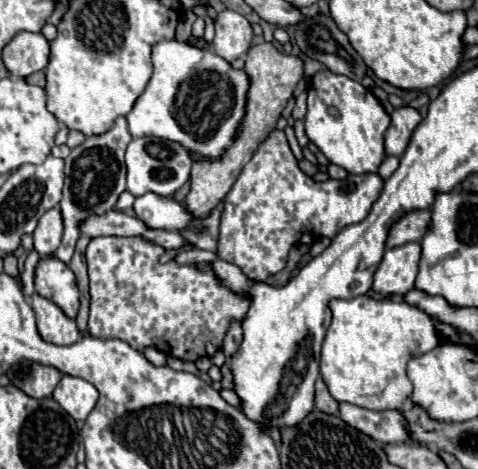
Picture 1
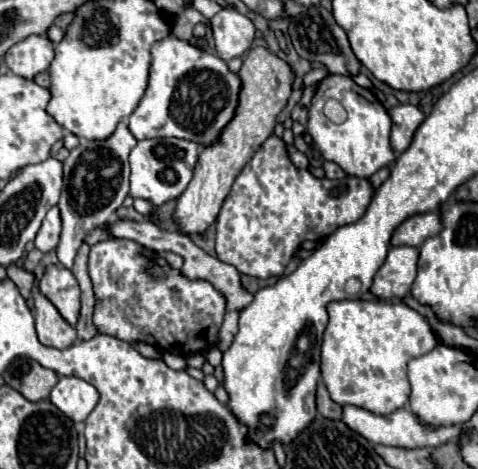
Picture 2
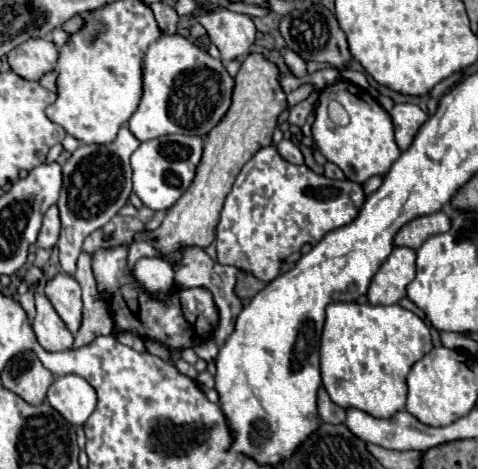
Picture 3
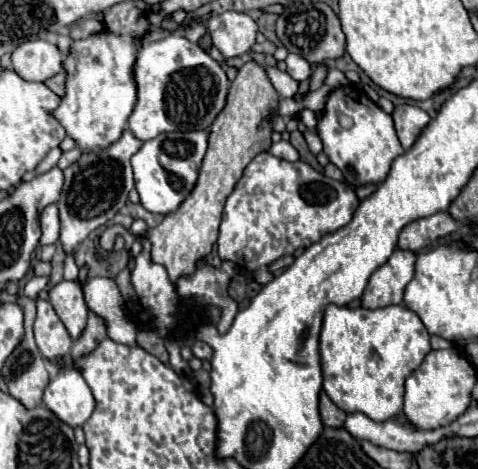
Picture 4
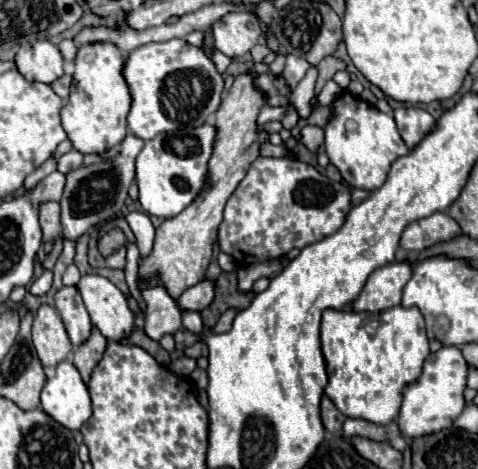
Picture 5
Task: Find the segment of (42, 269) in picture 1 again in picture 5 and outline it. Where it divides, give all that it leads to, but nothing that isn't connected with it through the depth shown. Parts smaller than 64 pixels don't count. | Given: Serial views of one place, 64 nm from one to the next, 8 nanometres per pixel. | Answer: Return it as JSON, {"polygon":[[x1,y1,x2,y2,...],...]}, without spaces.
{"polygon":[[64,286,62,290,56,292,54,300,56,300,56,310,60,312,62,322,66,326,66,332,70,336,70,342,74,346,84,344,84,340,88,340,88,336,92,334,94,326,92,326,90,316,84,308,80,292,76,288]]}

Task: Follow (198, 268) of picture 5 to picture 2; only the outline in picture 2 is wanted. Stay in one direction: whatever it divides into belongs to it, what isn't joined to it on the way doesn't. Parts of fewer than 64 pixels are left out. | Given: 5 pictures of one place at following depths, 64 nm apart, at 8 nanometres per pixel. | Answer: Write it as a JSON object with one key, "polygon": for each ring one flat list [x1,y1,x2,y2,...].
{"polygon":[[252,48,244,58,238,76,242,80,242,88,238,94,236,114,224,126,220,136,212,144,206,144,200,150,194,168,194,178,176,202,172,218,182,234,204,236,208,226,216,222,222,202,228,196,236,176,240,174,244,164,254,156,254,152,264,144,264,140,272,136,276,126,276,116,286,108,292,90,292,80,294,80,290,66,266,48]]}

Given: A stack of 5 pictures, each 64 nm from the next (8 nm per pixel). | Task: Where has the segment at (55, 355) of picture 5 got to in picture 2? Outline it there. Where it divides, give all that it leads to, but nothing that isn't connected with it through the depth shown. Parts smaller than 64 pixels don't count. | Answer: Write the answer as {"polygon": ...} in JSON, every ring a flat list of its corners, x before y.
{"polygon":[[38,290,34,292,34,320,38,340,50,348,68,348,76,342,76,330,60,316,54,304,42,296]]}

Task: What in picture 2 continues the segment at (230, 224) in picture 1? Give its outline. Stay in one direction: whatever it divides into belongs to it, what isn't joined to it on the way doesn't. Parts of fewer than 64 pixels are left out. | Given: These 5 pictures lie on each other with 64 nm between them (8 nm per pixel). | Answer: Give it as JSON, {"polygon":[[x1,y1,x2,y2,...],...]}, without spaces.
{"polygon":[[270,136,242,168,222,204,216,220,218,260,254,278,282,276,304,240,320,242,336,228,356,222,370,204,372,194,374,190,366,178,330,180,296,168,286,154,284,140]]}

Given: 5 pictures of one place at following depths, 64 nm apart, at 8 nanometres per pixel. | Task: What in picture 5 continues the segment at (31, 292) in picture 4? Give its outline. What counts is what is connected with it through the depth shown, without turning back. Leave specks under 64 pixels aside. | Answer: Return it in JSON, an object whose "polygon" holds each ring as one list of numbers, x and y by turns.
{"polygon":[[46,270,38,279,31,285,29,292,34,296,42,296,50,290,52,286,53,271]]}

